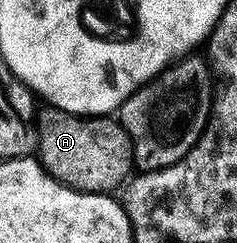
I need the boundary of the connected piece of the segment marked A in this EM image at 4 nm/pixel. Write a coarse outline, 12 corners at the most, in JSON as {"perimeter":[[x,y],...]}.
{"perimeter":[[49,109],[39,162],[57,182],[104,194],[134,168],[110,116]]}

